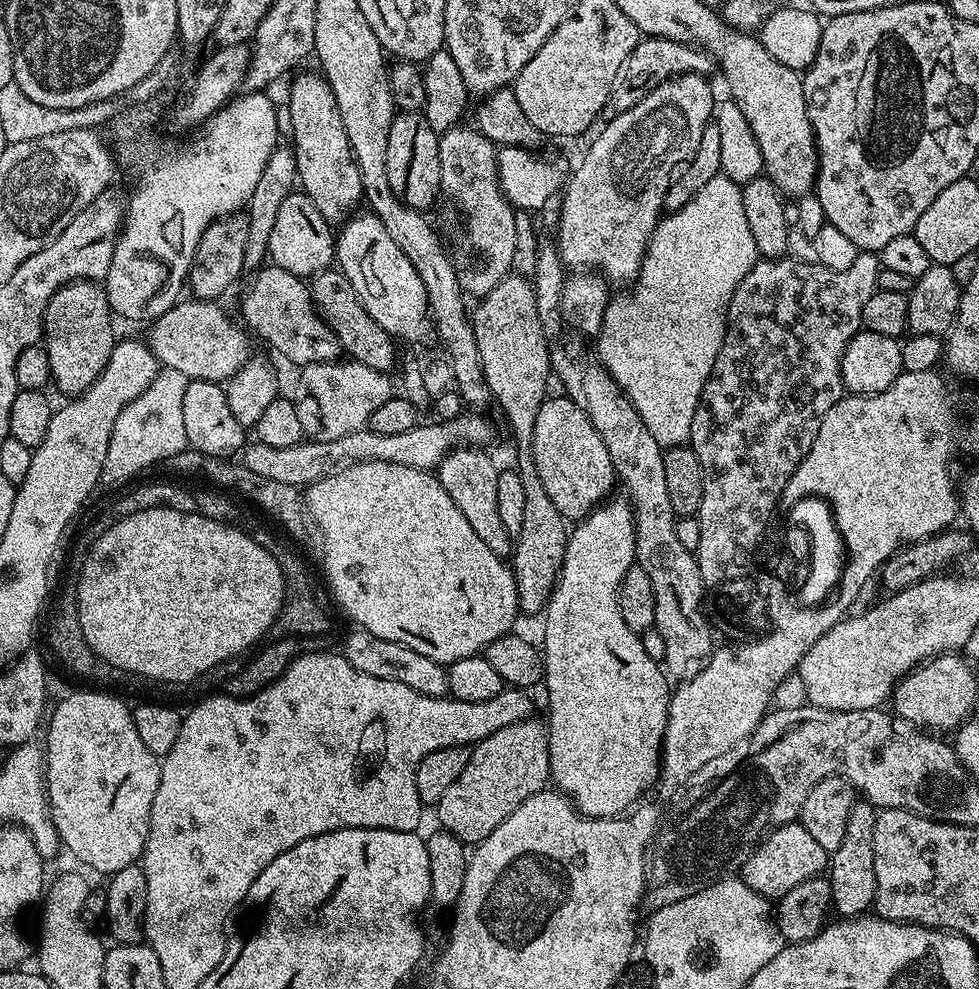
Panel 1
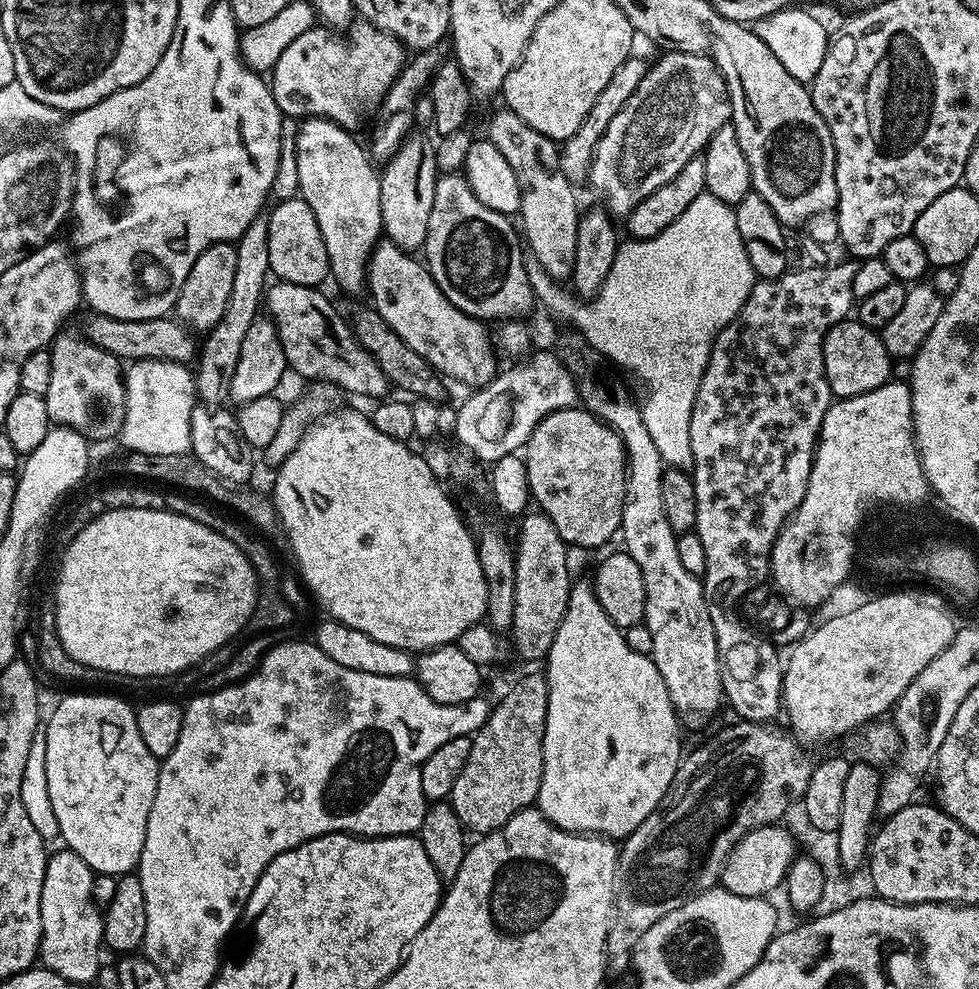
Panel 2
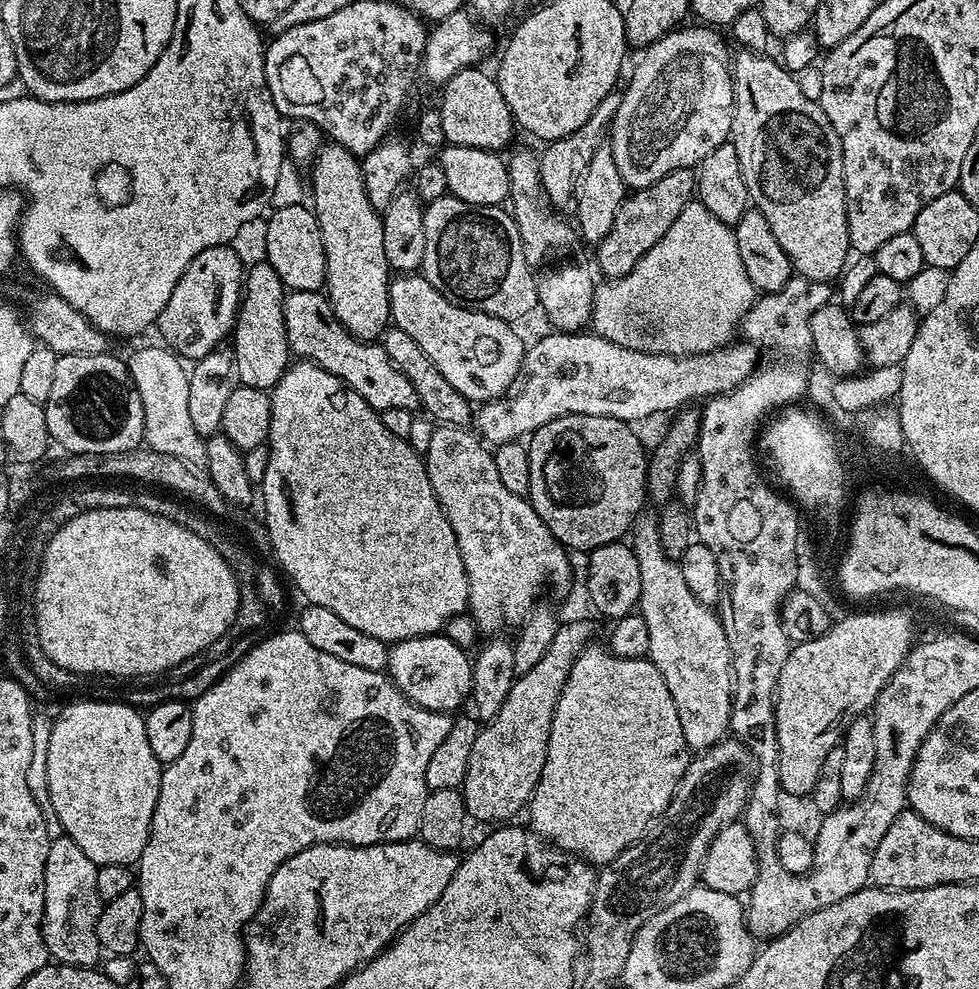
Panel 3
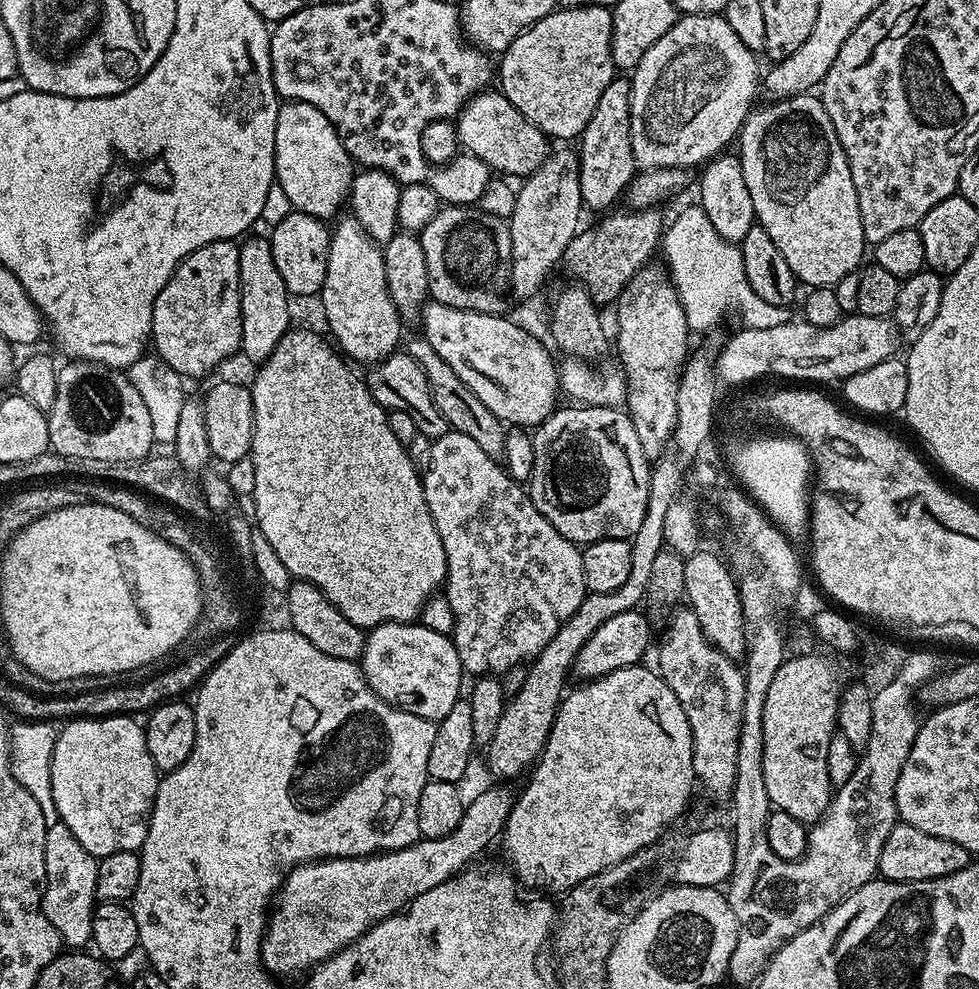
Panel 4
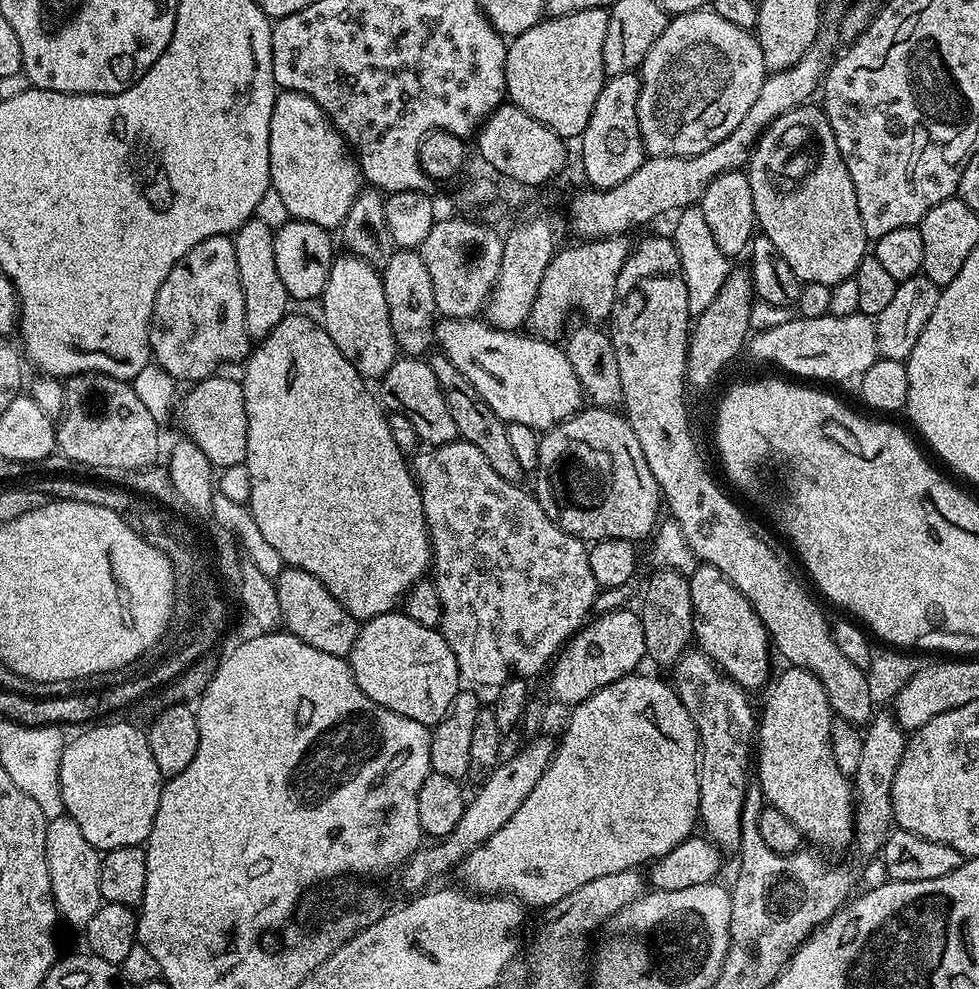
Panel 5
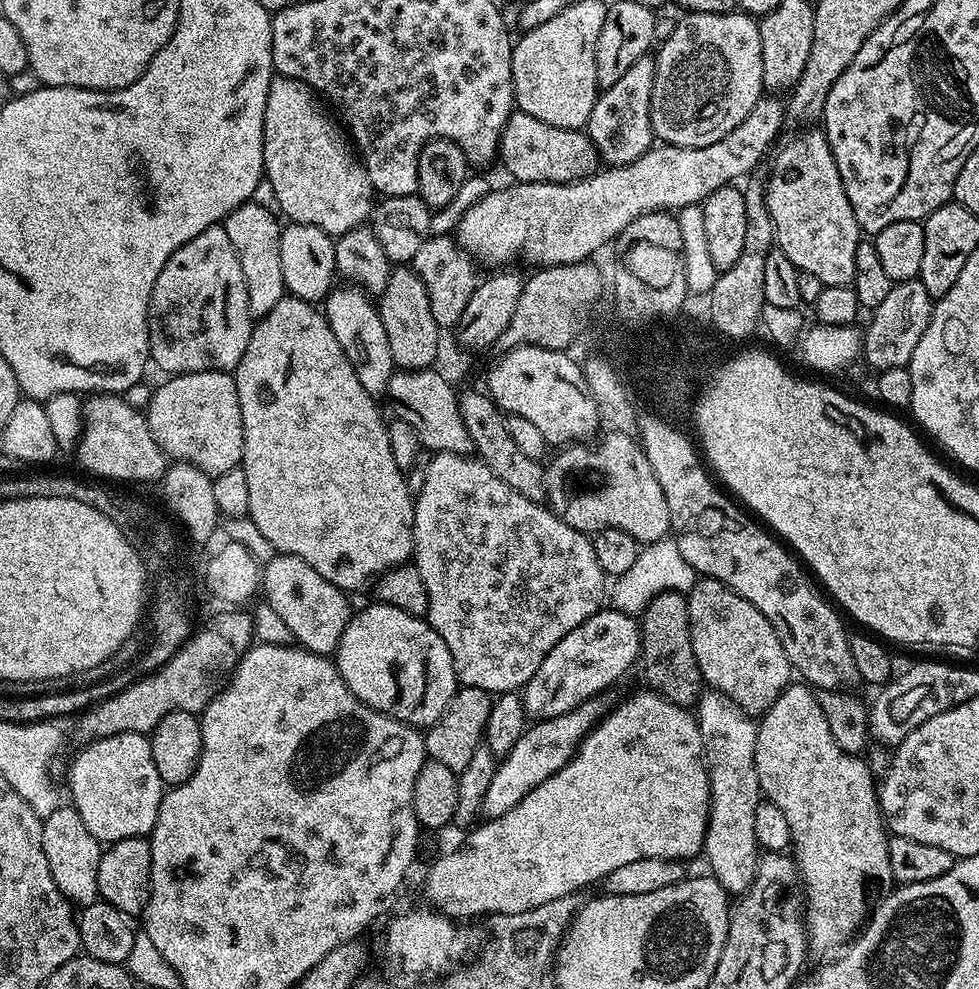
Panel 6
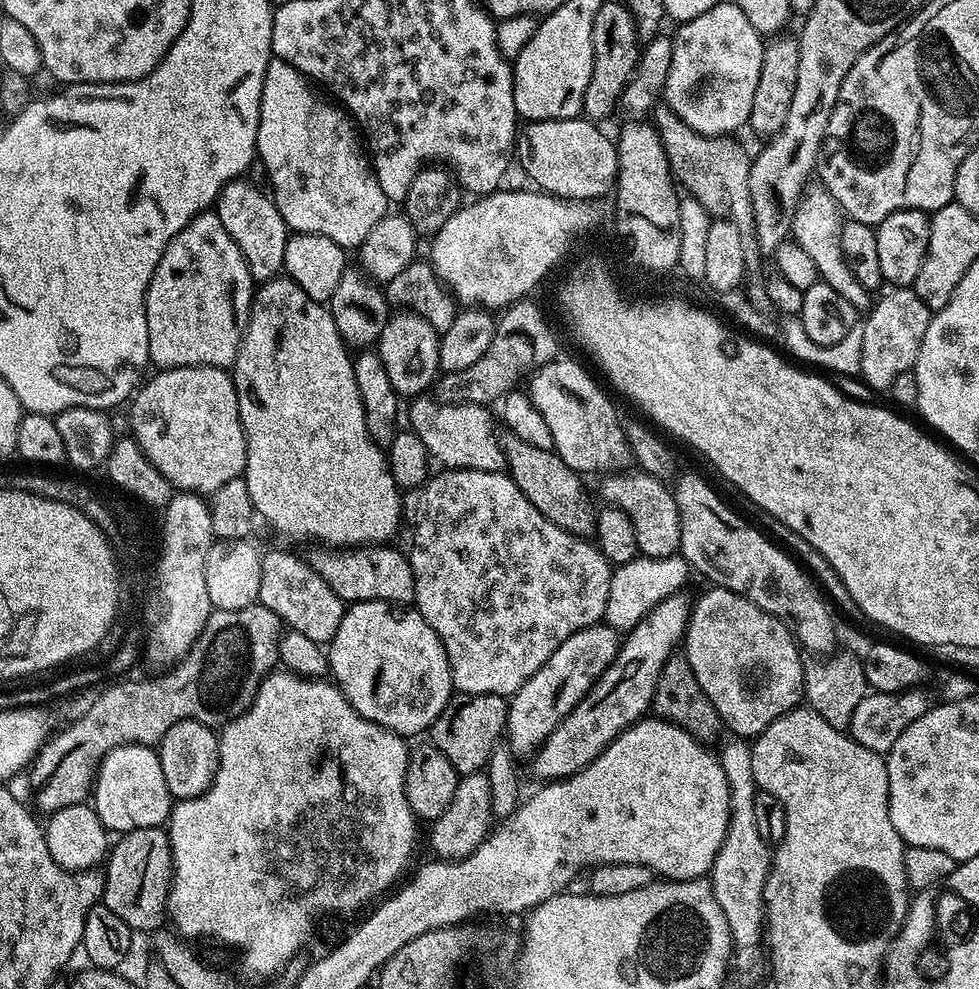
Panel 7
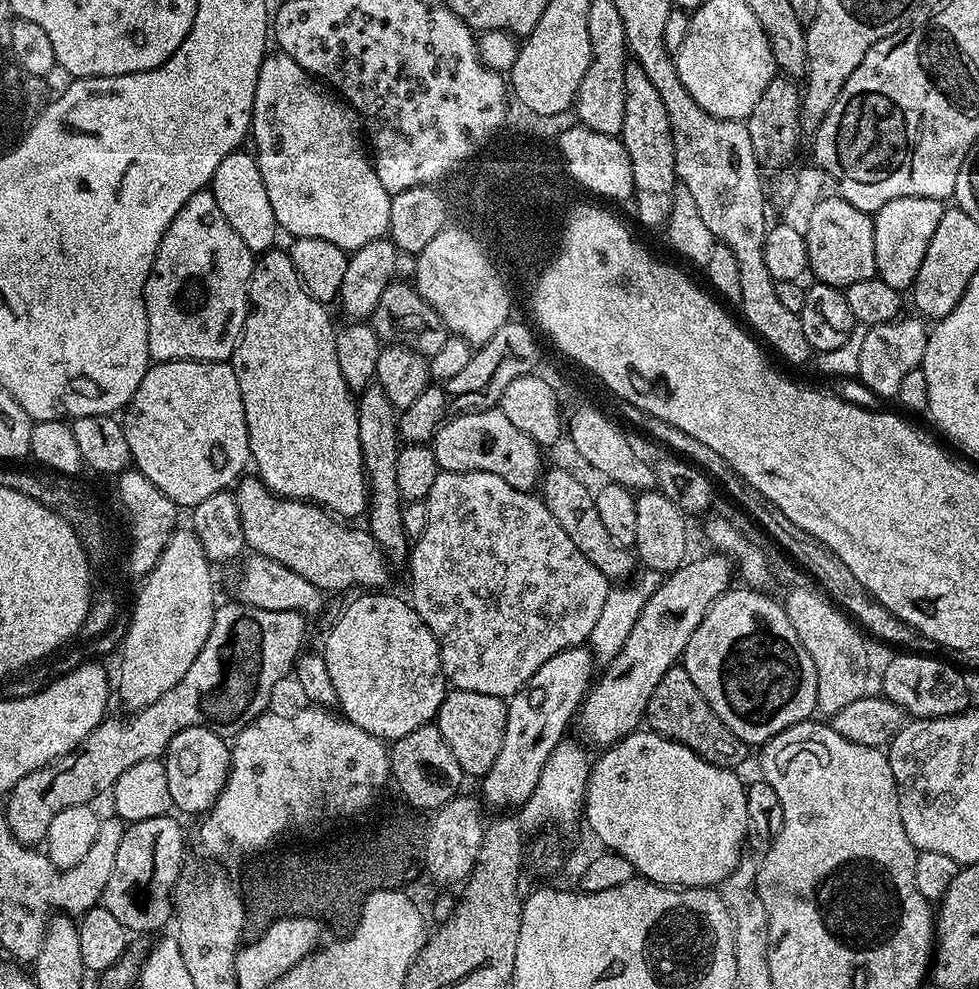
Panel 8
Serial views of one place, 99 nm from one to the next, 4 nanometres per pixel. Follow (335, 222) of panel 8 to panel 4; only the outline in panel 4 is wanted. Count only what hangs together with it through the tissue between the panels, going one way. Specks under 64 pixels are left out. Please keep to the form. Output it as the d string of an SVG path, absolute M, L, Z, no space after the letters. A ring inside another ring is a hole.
M289 100L287 102L281 103L280 109L278 110L278 118L276 119L276 125L274 126L274 166L276 167L276 178L275 183L278 188L284 191L284 196L286 199L292 203L291 207L297 212L305 212L310 214L314 218L318 218L322 221L327 221L328 216L335 217L337 213L341 211L340 207L345 207L346 201L349 199L352 190L352 178L354 175L354 161L350 153L346 150L344 145L344 137L337 132L335 126L330 122L330 118L326 118L326 114L322 114L322 110L318 110L314 106L310 106L306 102L301 100Z

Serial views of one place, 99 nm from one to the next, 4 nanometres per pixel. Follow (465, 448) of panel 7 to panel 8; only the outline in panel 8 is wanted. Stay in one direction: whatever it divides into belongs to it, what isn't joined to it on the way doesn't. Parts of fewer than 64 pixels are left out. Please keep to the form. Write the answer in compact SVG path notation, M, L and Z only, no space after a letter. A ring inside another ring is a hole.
M497 406L484 408L480 412L464 412L444 421L430 441L436 461L445 472L485 472L498 474L505 482L510 482L523 492L532 492L539 485L546 463L540 457L541 445L522 434L518 426L510 423L510 418L502 414Z

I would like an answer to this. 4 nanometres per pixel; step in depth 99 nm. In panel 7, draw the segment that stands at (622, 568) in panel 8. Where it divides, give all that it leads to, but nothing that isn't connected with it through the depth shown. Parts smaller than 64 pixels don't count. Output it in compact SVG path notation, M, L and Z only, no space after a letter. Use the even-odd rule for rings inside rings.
M508 434L503 437L504 462L512 481L530 498L530 502L554 526L565 528L572 536L591 537L596 530L596 512L584 493L581 473L575 472L552 448L530 446L522 438Z

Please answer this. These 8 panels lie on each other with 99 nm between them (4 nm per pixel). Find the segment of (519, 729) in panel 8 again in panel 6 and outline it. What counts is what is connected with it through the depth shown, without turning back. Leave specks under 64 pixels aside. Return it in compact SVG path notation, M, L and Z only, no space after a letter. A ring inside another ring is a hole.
M615 610L595 612L593 616L586 618L586 622L582 622L582 626L570 630L570 634L566 634L566 638L562 638L562 642L558 642L558 646L554 646L554 650L550 650L546 658L542 658L542 666L538 666L534 678L530 678L530 682L522 689L524 709L527 715L536 722L573 712L582 702L611 689L613 687L611 684L635 660L637 663L640 659L640 625L637 617L627 616L625 612Z

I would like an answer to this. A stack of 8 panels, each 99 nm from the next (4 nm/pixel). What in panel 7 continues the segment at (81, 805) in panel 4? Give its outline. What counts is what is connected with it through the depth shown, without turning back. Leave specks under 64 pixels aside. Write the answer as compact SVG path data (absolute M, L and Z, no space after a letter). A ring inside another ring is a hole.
M123 744L107 752L96 769L90 803L96 809L102 826L112 834L167 825L174 797L170 794L166 777L162 774L159 751L146 744Z

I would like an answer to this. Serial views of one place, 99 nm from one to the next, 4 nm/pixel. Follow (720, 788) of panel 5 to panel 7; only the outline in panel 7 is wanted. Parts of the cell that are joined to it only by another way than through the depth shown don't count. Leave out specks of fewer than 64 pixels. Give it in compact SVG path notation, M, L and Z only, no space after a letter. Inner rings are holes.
M728 738L718 751L718 759L726 774L730 790L730 818L726 838L714 858L710 873L710 883L722 914L730 926L735 963L740 963L744 972L752 972L756 965L765 963L766 956L766 909L764 907L764 887L768 871L772 868L773 853L770 846L758 834L754 822L754 798L758 791L752 765L752 749L744 738Z

